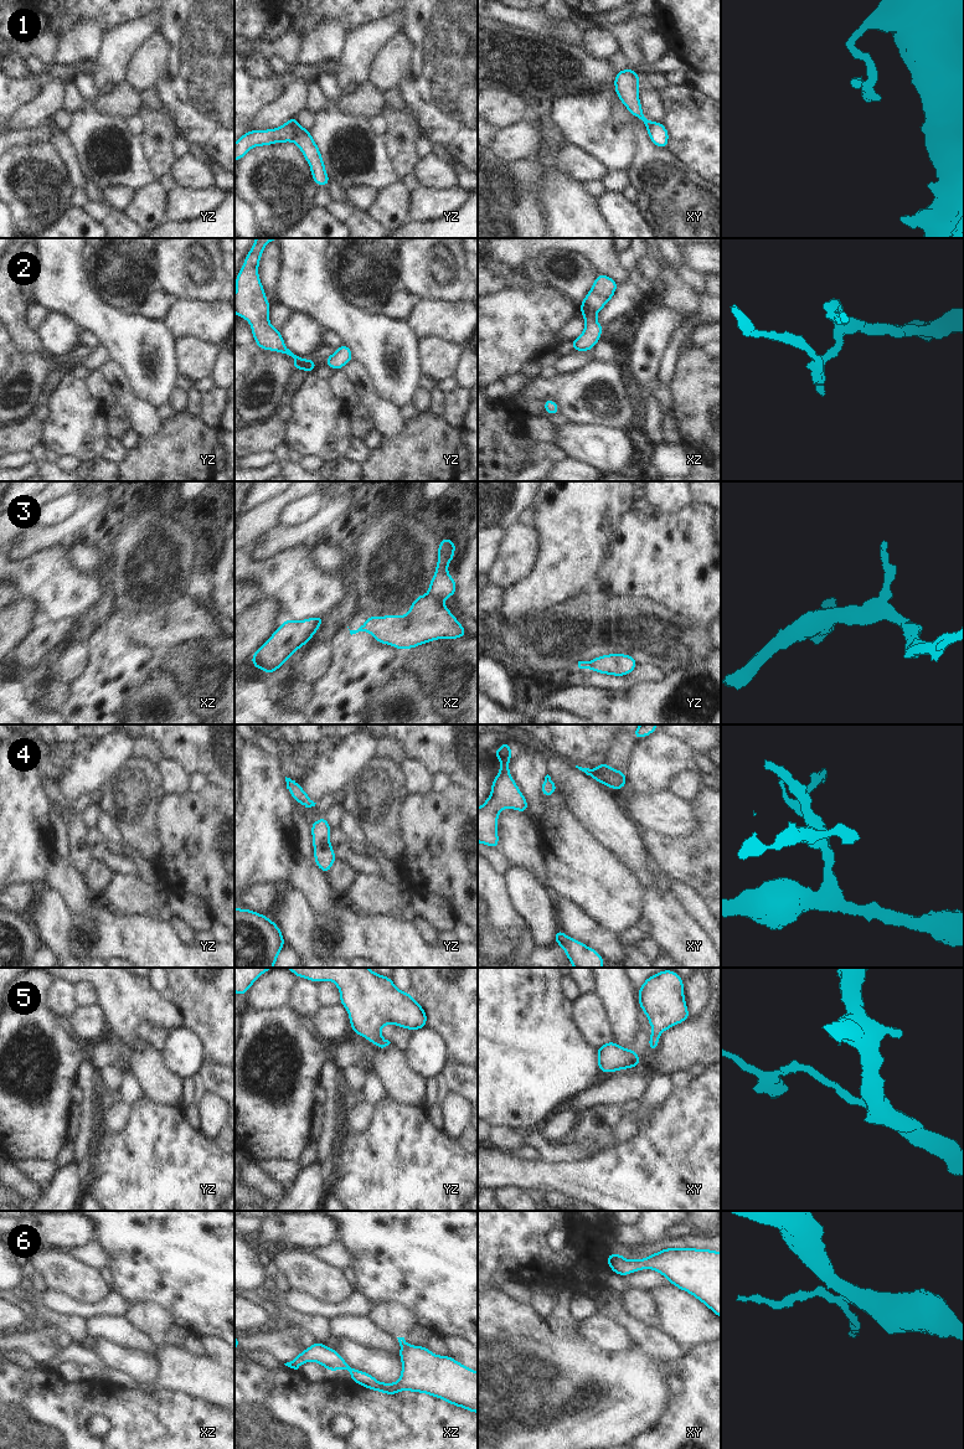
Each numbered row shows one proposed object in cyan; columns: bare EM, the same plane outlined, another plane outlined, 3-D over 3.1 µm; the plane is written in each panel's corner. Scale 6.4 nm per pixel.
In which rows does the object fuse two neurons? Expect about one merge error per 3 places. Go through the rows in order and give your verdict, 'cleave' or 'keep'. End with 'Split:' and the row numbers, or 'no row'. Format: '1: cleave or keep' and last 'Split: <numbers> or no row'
1: cleave
2: keep
3: cleave
4: keep
5: keep
6: keep
Split: 1, 3

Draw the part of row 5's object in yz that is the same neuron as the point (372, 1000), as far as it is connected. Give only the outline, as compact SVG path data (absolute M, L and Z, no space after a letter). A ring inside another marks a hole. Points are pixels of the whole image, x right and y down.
M285 968L297 978L304 978L314 983L331 980L340 991L340 1004L349 1011L351 1030L365 1038L372 1046L381 1048L391 1042L380 1035L380 1030L388 1023L408 1028L412 1032L427 1027L427 1012L409 992L396 988L390 976L371 971L368 968Z

